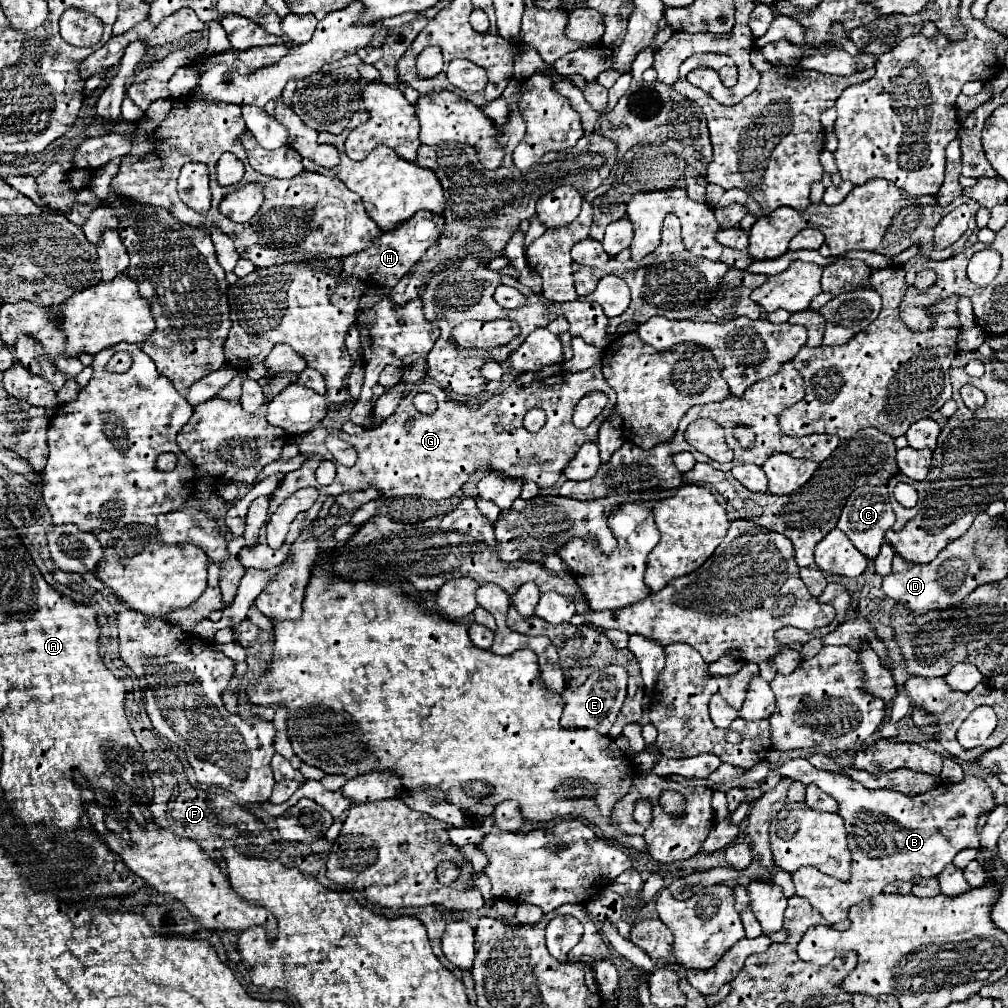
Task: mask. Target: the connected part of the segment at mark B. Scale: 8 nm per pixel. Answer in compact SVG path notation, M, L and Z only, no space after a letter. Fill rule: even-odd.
M791 759L775 767L775 773L801 781L805 785L815 783L837 801L837 813L845 821L847 845L853 853L851 879L843 883L841 879L819 873L813 867L801 867L791 875L797 895L809 899L809 903L831 925L847 919L849 907L853 903L879 895L887 883L917 883L923 879L939 877L943 867L949 865L961 849L979 847L979 835L975 831L977 815L995 807L987 783L971 775L967 775L961 783L939 785L911 797L895 789L867 789L841 773L817 769L807 759ZM937 823L943 823L943 829Z

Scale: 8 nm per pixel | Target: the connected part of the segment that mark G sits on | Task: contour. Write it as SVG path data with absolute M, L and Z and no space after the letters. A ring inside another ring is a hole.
M595 363L595 367L589 367L587 371L577 371L577 373L561 371L557 375L547 377L547 379L537 379L527 387L511 381L499 395L489 397L477 409L471 409L465 403L449 399L435 383L425 383L425 381L411 383L407 387L399 407L395 409L395 413L389 419L385 419L381 425L369 427L359 435L347 435L341 429L329 429L329 427L317 427L317 429L311 429L311 431L299 435L295 439L295 443L299 447L299 453L305 455L305 461L297 471L287 473L283 483L271 493L266 522L289 495L293 495L295 491L299 491L303 487L319 489L319 497L317 497L315 505L309 511L303 511L295 517L281 549L273 551L267 547L265 537L267 523L265 523L259 531L257 545L243 547L237 557L241 559L241 563L245 567L255 567L255 569L269 569L269 567L283 563L293 541L295 541L295 535L299 535L299 531L303 531L303 527L307 527L307 523L311 523L311 519L317 517L317 513L321 511L321 505L327 501L327 497L333 497L333 495L337 497L337 495L347 493L347 491L359 491L363 487L375 487L375 489L379 489L379 493L383 497L413 495L413 497L425 497L425 499L441 501L441 499L455 495L461 489L461 485L467 483L469 477L477 469L485 467L491 471L509 475L513 479L521 479L525 483L533 481L541 489L549 489L557 483L565 465L575 455L575 451L579 451L579 447L585 441L597 441L597 429L609 417L609 407L615 407L615 391L603 379L601 363ZM419 391L427 391L427 393L433 393L437 397L439 407L435 413L425 415L425 413L419 413L415 409L413 397ZM587 391L603 391L603 393L607 393L609 401L607 401L605 409L593 419L593 423L587 429L577 429L571 423L571 415L573 415L577 401ZM533 407L543 409L547 415L547 423L543 425L543 429L539 433L529 433L523 427L523 417ZM409 417L415 419L415 425L411 429L403 429L403 423ZM327 435L337 435L339 439L345 439L349 445L355 447L359 457L357 457L357 463L353 467L337 465L335 481L329 487L327 485L323 487L315 479L315 469L317 469L321 459L333 461L333 455L325 447Z

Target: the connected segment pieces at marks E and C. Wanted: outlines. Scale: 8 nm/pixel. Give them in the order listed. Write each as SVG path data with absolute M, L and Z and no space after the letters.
M607 665L595 673L589 675L589 679L577 687L571 689L569 685L563 689L563 699L565 699L565 709L561 715L561 725L563 727L591 727L597 729L599 733L607 735L609 729L615 723L615 717L625 701L627 695L627 671L621 665Z
M863 485L863 487L857 487L843 511L841 511L841 517L837 521L837 527L851 539L851 543L869 559L875 559L877 553L879 553L879 547L883 543L883 537L885 537L885 531L895 523L895 515L891 511L891 505L889 505L889 491L885 485L879 485L879 487L869 487L869 485Z

